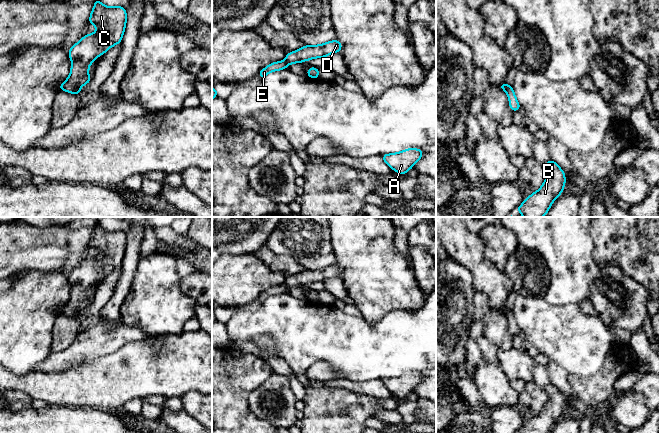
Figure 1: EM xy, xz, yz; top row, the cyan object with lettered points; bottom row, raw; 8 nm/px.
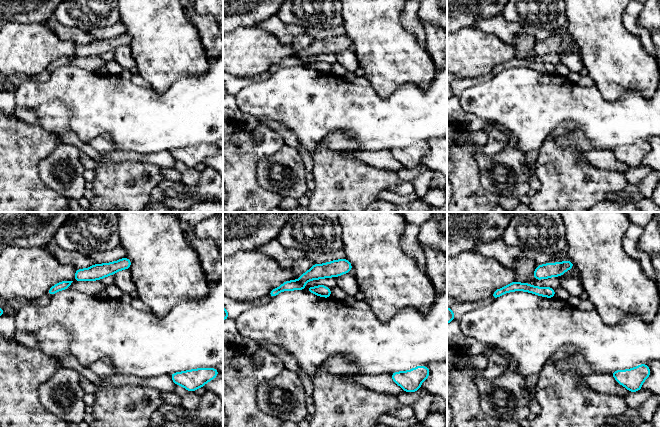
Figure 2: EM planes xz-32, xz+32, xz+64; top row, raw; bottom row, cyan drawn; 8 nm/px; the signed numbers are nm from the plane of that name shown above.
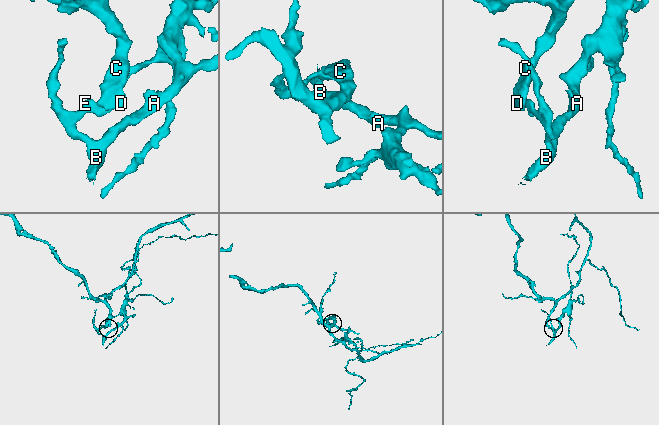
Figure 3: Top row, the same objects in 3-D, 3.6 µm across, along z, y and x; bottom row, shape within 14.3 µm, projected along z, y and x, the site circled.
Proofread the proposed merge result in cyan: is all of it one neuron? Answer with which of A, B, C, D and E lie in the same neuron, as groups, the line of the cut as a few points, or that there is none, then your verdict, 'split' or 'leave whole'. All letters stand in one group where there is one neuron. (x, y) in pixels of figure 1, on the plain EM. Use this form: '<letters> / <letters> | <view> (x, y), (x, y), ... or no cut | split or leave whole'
A B E / C D | xz (285, 283), (288, 287) | split

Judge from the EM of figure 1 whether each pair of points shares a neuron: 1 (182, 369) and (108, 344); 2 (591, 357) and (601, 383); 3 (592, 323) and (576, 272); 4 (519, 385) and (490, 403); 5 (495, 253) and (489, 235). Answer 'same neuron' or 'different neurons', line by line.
1: different neurons
2: different neurons
3: different neurons
4: different neurons
5: same neuron

